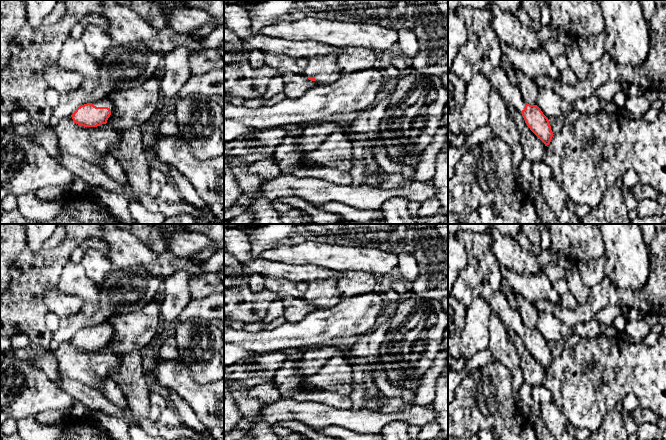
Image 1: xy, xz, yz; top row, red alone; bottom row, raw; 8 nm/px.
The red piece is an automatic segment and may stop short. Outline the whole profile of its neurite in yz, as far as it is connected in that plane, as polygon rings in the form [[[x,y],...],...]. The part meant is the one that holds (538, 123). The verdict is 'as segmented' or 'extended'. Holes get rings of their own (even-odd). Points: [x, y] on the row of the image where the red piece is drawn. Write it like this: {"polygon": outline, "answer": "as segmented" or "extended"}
{"polygon": [[[499,65],[493,69],[488,79],[492,88],[498,91],[505,104],[509,108],[520,111],[530,130],[545,146],[549,145],[554,134],[548,118],[537,105],[524,102],[519,86],[509,81],[506,71]]], "answer": "extended"}

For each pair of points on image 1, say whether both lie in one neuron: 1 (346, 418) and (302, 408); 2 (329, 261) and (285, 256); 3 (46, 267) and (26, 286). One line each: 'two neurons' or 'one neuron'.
1: one neuron
2: one neuron
3: one neuron

